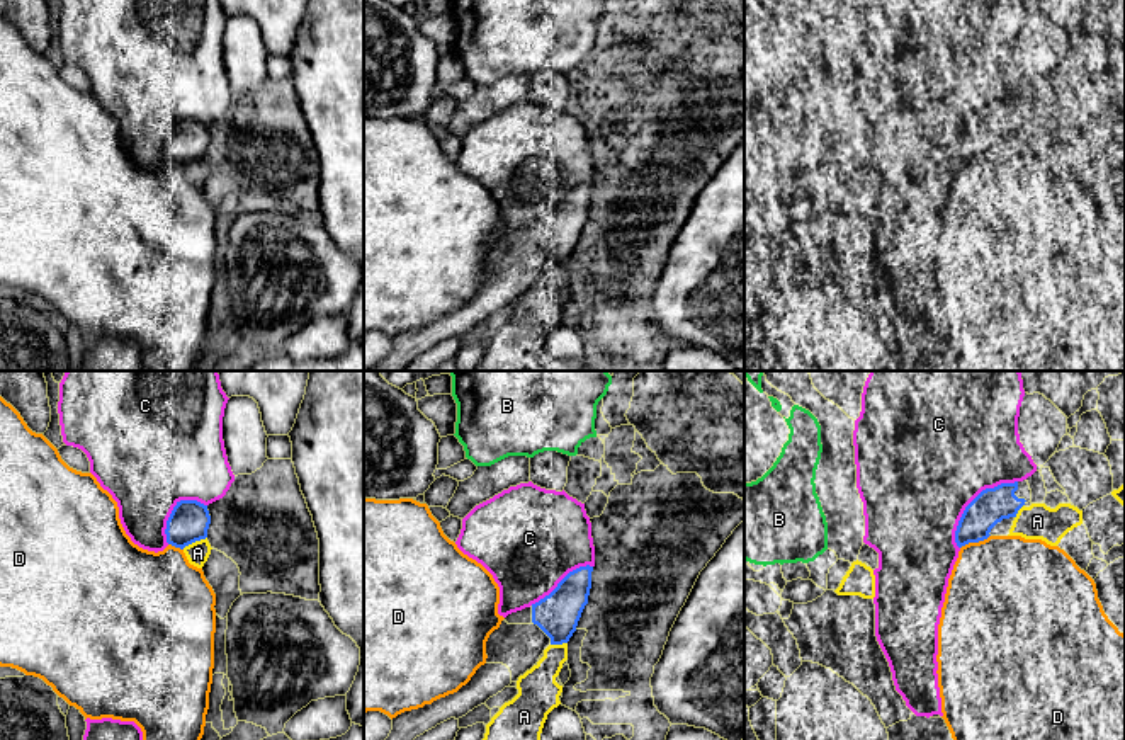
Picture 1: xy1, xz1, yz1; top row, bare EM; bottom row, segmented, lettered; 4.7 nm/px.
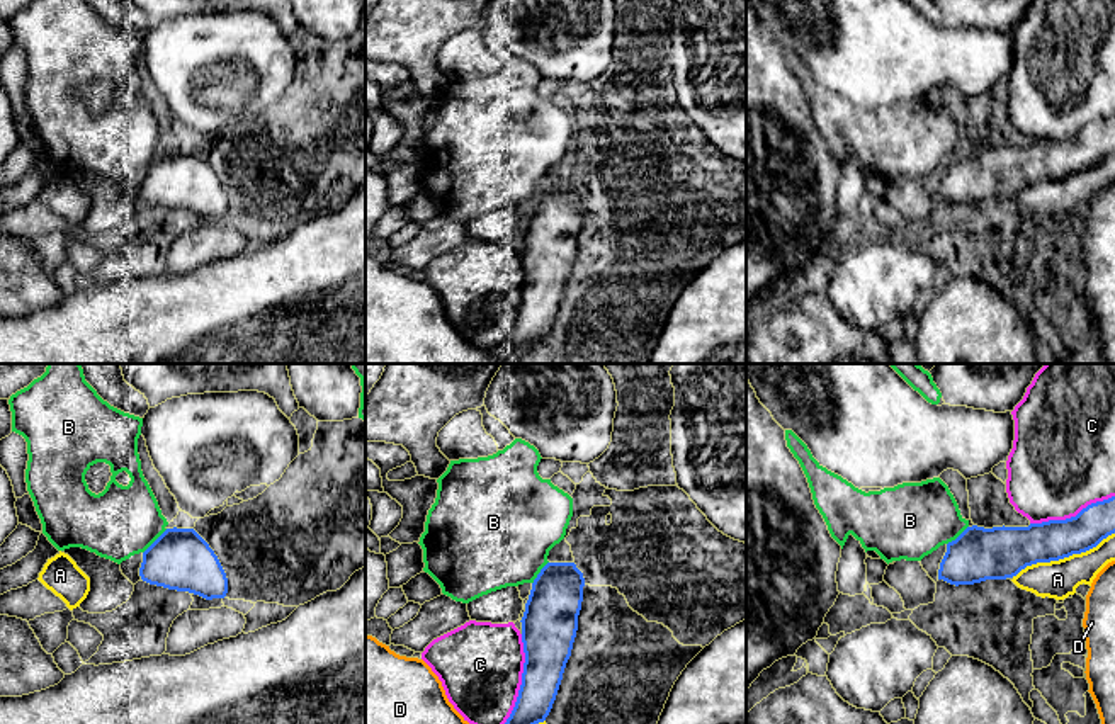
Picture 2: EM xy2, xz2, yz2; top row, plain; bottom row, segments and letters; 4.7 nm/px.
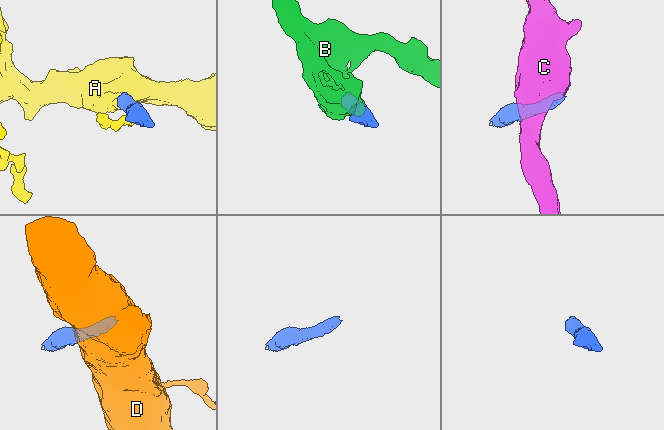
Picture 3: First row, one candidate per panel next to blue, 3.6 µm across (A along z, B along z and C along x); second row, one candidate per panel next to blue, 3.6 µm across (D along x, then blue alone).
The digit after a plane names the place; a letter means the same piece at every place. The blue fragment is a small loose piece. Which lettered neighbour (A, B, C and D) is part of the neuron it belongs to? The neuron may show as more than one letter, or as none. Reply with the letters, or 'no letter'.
no letter

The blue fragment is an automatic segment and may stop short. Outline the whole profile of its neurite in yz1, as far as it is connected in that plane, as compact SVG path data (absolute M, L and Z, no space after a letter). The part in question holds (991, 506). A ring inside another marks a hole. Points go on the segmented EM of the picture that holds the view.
M1026 480L1001 483L982 490L964 510L955 543L958 548L987 539L991 529L1003 519L1016 517L1018 510L1032 500Z

